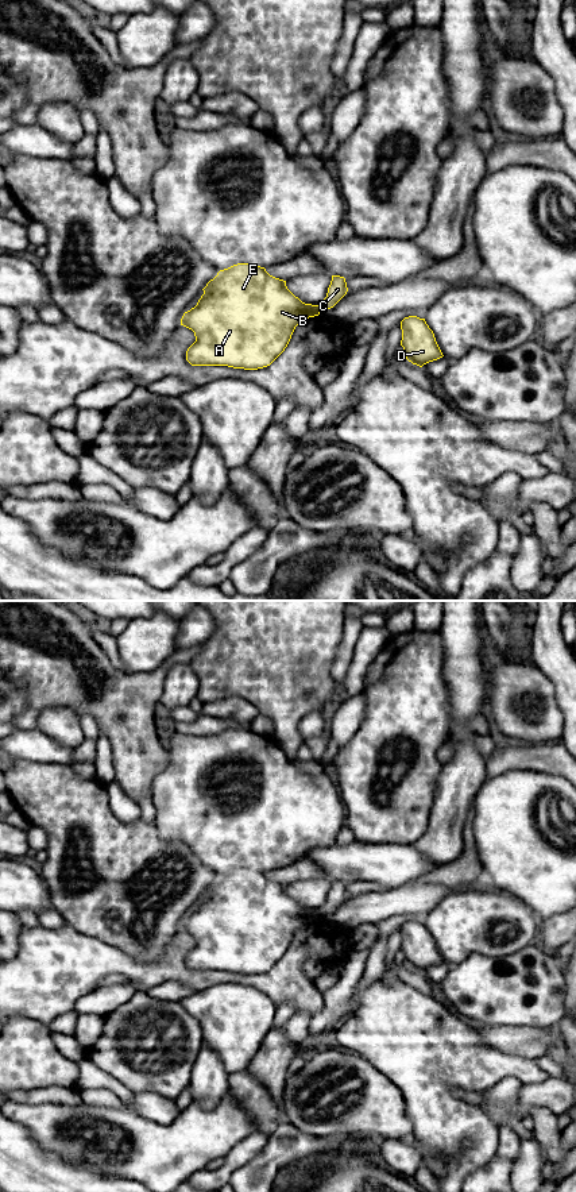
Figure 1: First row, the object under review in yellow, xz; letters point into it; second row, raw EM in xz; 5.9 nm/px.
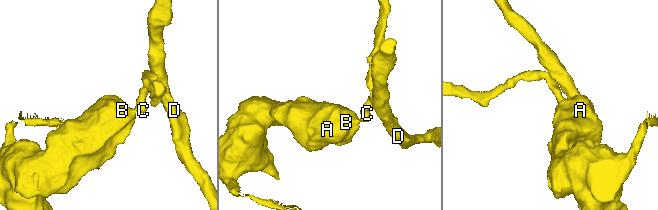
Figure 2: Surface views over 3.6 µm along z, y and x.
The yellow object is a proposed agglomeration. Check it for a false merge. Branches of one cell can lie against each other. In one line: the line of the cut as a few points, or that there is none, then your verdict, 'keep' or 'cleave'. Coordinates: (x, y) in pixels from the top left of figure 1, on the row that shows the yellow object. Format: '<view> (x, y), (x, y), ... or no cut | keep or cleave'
xz (316, 305), (320, 309) | cleave

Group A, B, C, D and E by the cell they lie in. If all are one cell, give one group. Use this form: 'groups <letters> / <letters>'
groups A B E / C D

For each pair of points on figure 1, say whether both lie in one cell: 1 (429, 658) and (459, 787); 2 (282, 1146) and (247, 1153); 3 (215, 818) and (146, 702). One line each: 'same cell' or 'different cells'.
1: different cells
2: different cells
3: different cells

